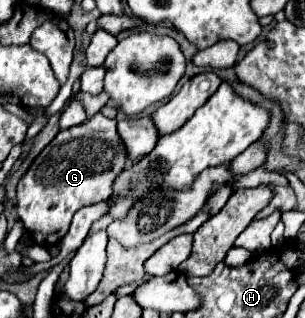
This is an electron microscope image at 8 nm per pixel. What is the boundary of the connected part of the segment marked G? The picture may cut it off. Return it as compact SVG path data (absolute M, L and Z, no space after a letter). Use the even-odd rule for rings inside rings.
M96 113L80 125L58 131L58 135L32 161L16 187L20 217L34 243L42 247L58 245L68 233L72 215L78 209L100 203L112 195L112 181L122 171L124 161L126 149L116 133L116 119Z

